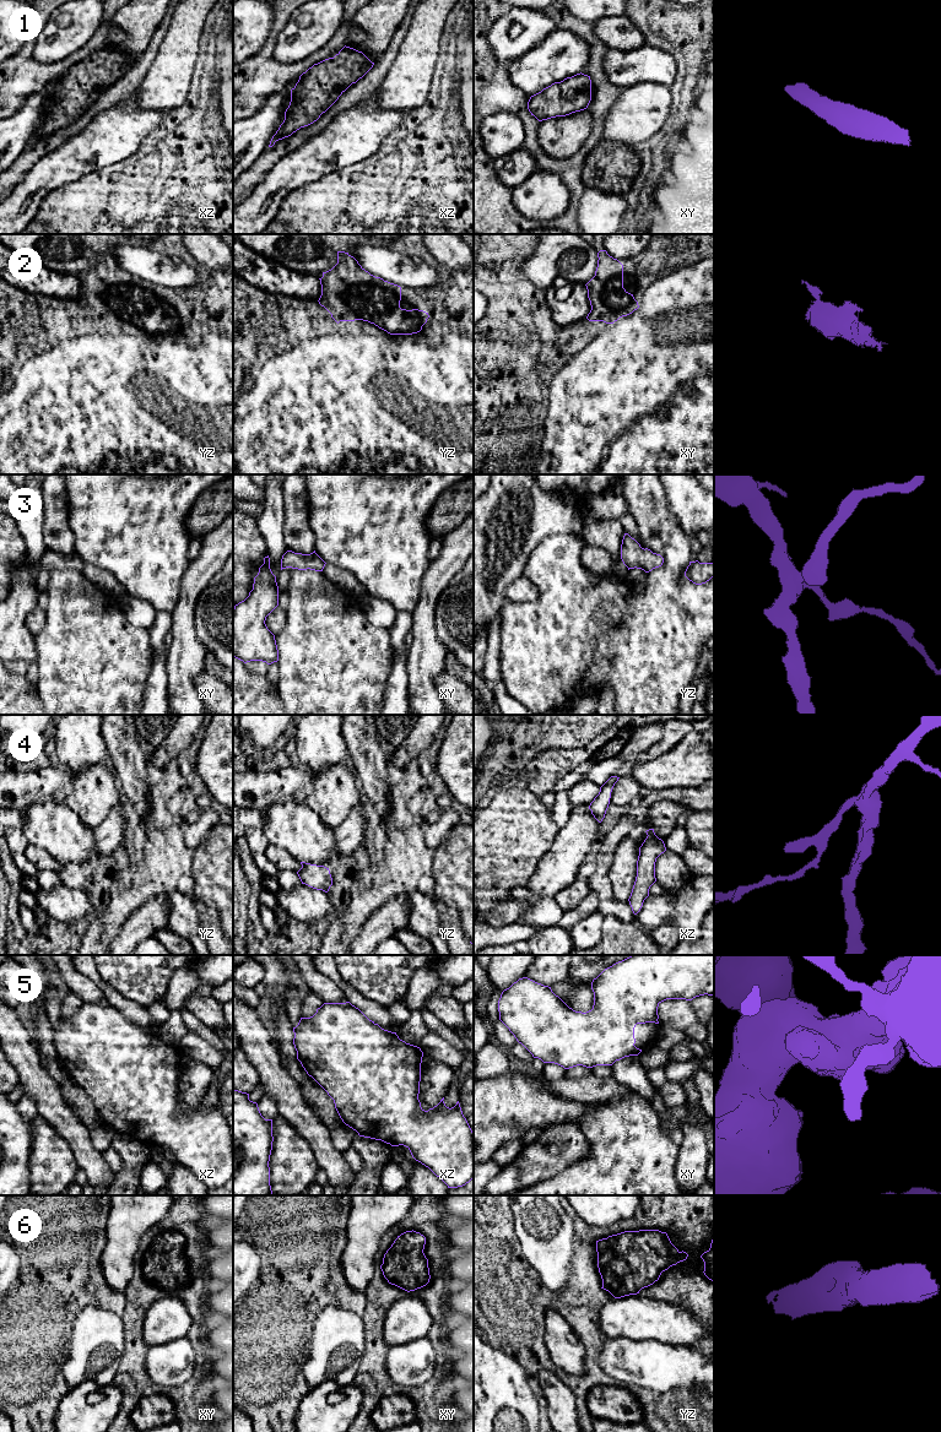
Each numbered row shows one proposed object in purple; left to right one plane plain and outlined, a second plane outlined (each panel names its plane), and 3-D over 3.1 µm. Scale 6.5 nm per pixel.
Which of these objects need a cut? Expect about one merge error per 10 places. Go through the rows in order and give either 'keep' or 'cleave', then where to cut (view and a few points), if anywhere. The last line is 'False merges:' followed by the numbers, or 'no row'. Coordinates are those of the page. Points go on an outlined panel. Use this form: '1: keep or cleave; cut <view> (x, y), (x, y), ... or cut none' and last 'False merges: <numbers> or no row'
1: keep; cut none
2: keep; cut none
3: keep; cut none
4: keep; cut none
5: keep; cut none
6: keep; cut none
False merges: no row

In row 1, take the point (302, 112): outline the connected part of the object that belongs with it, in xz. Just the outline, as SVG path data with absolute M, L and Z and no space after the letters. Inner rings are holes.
M345 45L334 58L309 67L291 90L291 102L285 112L285 120L272 136L269 147L317 121L373 65L374 63L362 51Z

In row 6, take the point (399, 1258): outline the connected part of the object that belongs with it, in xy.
M406 1231L398 1236L383 1258L380 1269L389 1284L407 1292L429 1282L428 1259L423 1249L426 1237L416 1231Z

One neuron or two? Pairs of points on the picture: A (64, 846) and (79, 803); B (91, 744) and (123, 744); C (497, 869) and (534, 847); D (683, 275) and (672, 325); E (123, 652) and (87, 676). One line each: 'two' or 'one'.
A: two
B: two
C: one
D: one
E: one

